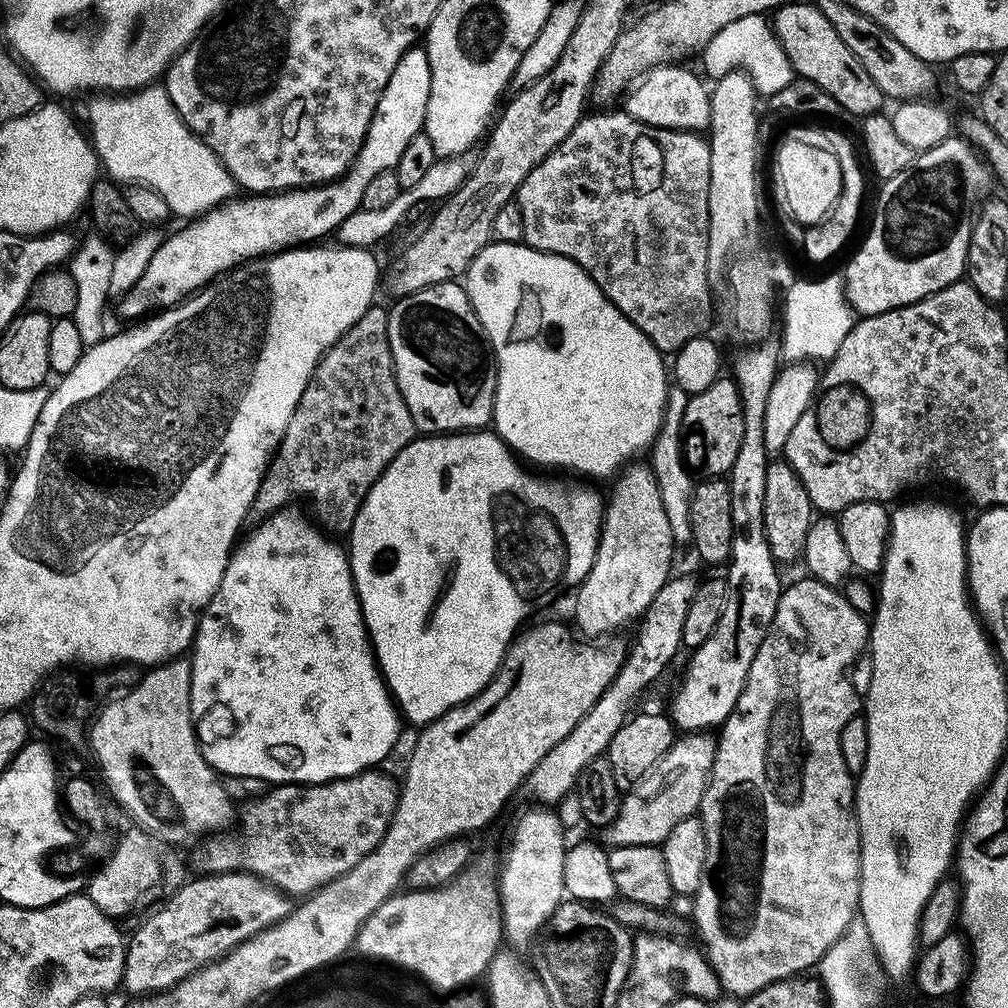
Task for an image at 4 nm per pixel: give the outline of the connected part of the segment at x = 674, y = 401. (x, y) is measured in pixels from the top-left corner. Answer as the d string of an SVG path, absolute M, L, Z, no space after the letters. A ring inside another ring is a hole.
M669 387L666 406L664 407L664 421L656 435L656 441L650 449L650 467L656 475L658 494L662 494L662 506L666 510L666 518L670 522L672 537L677 545L687 545L692 539L690 530L690 498L694 487L694 476L687 464L684 463L682 450L682 418L686 415L689 395L681 388Z

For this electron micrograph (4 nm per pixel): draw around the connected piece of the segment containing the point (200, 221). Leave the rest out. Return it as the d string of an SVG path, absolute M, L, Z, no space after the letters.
M413 46L406 54L402 54L402 62L394 66L394 74L390 74L390 82L386 82L386 90L382 90L382 98L378 98L378 106L370 126L366 130L366 138L354 158L339 180L331 180L329 184L321 184L311 188L294 188L291 192L273 192L271 194L244 194L211 208L202 216L197 216L185 226L181 232L172 237L161 239L160 249L150 258L150 266L146 266L146 274L138 278L136 285L124 296L119 297L120 312L128 322L136 322L149 314L155 314L165 308L172 308L181 300L194 292L200 291L204 285L215 280L217 276L231 272L245 260L254 260L257 256L271 256L273 252L282 252L286 248L298 248L323 241L331 237L336 227L343 220L350 218L357 208L361 207L366 186L383 171L393 171L401 156L402 150L414 134L424 130L426 106L430 102L430 62L428 53L423 47Z

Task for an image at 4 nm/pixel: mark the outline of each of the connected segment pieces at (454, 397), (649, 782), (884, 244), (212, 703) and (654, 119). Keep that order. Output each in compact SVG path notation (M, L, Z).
M447 280L434 286L426 286L409 296L401 296L395 301L396 305L388 308L388 337L390 338L390 354L394 358L394 370L398 390L406 402L406 410L410 410L410 418L414 418L417 429L424 434L451 434L453 432L470 432L484 430L493 423L492 411L496 401L496 354L492 350L492 344L488 341L488 335L484 333L482 322L478 322L478 314L468 297L467 287L455 280Z
M693 732L681 735L666 750L666 754L639 780L633 788L623 793L618 818L606 830L609 845L642 846L643 844L663 845L664 839L686 818L696 816L700 803L712 776L716 757L715 735L708 732Z
M949 134L937 145L921 151L902 174L894 174L894 178L883 181L879 185L880 197L876 200L868 237L842 269L844 293L853 313L861 317L877 316L957 283L968 267L966 250L970 250L974 214L993 195L992 184L994 177L987 160L959 134Z
M297 506L280 508L278 511L267 516L266 519L259 521L256 528L248 537L235 545L234 551L228 557L228 565L222 574L222 582L218 582L218 590L210 598L210 602L204 607L200 614L200 621L196 623L196 637L192 639L190 649L190 659L192 661L192 677L190 678L190 710L192 719L196 725L196 738L200 741L200 753L206 758L206 762L211 768L216 769L217 773L224 776L245 776L246 778L262 778L270 786L278 784L328 784L331 780L341 780L347 776L353 776L359 772L367 772L375 769L392 752L392 747L396 744L396 739L400 736L400 724L402 725L402 716L398 711L396 702L392 698L388 685L384 683L384 674L380 671L380 666L376 662L376 653L372 650L372 642L368 638L368 627L364 624L364 615L360 609L360 600L356 596L356 587L352 581L352 565L348 558L348 553L343 547L340 548L328 536L323 536L314 525L308 521L308 516Z
M679 63L661 64L658 68L649 68L643 76L639 77L627 89L623 97L623 111L629 116L634 117L638 122L646 122L655 128L676 128L680 132L699 132L703 133L710 122L710 95L709 85L704 85L694 73L688 68L679 68Z

